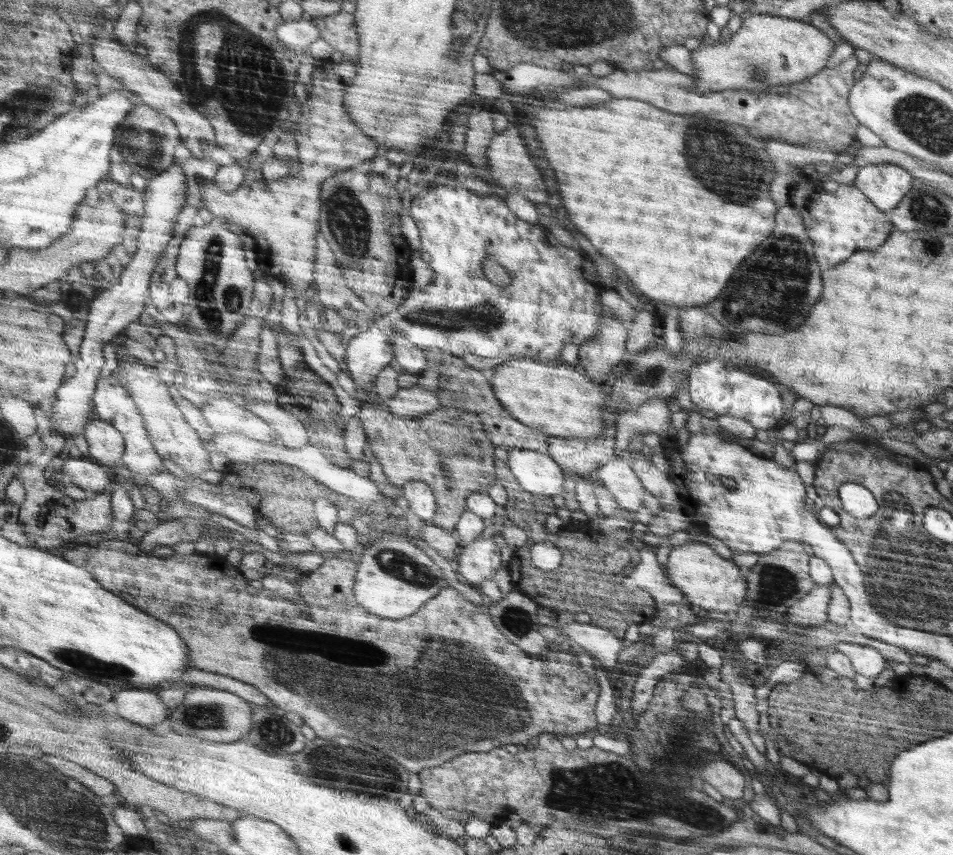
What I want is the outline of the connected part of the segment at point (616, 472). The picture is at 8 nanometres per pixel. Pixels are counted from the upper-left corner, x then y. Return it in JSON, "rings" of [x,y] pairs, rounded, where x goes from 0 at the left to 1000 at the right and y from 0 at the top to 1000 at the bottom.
{"rings":[[[645,535],[630,545],[621,557],[643,578],[652,594],[666,599],[676,592],[676,580],[680,575],[657,539]]]}

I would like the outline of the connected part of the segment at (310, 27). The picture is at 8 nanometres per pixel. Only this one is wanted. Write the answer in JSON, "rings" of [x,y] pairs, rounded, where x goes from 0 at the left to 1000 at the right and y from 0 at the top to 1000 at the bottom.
{"rings":[[[300,23],[291,30],[291,44],[303,58],[320,62],[325,51],[336,44],[334,32],[324,23]]]}

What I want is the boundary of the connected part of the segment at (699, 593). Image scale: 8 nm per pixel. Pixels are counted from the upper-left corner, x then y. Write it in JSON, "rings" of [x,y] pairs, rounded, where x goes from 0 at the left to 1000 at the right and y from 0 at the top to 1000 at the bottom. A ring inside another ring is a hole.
{"rings":[[[721,636],[707,640],[697,662],[704,683],[709,685],[718,696],[720,704],[733,712],[735,709],[743,715],[773,716],[774,709],[784,699],[783,676],[776,671],[776,664],[768,656],[760,655],[741,636]]]}

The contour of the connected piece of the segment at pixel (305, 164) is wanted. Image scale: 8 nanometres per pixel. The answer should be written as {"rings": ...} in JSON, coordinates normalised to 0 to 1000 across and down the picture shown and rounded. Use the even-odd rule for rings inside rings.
{"rings":[[[354,67],[352,75],[346,77],[331,78],[323,103],[323,119],[319,122],[323,131],[318,133],[315,150],[307,150],[308,163],[315,175],[315,201],[311,207],[302,206],[284,213],[261,213],[246,225],[235,223],[227,212],[212,215],[216,243],[224,249],[225,256],[257,270],[268,281],[271,291],[283,295],[276,312],[281,320],[294,325],[299,337],[305,338],[311,349],[315,344],[327,346],[328,343],[332,270],[335,269],[336,221],[339,212],[392,185],[395,180],[395,164],[384,159],[367,140],[361,126],[361,108],[374,89],[374,82],[374,75],[362,67]]]}

